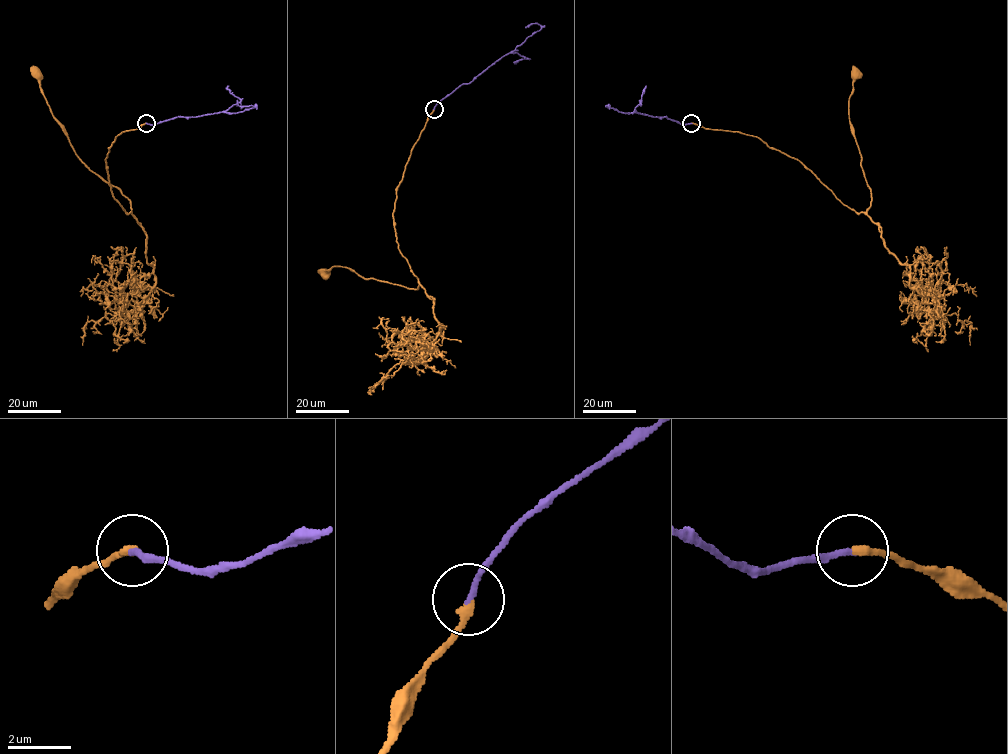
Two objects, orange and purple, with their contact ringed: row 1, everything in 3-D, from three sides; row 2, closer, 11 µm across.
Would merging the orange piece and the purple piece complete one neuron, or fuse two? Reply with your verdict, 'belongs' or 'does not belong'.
belongs

